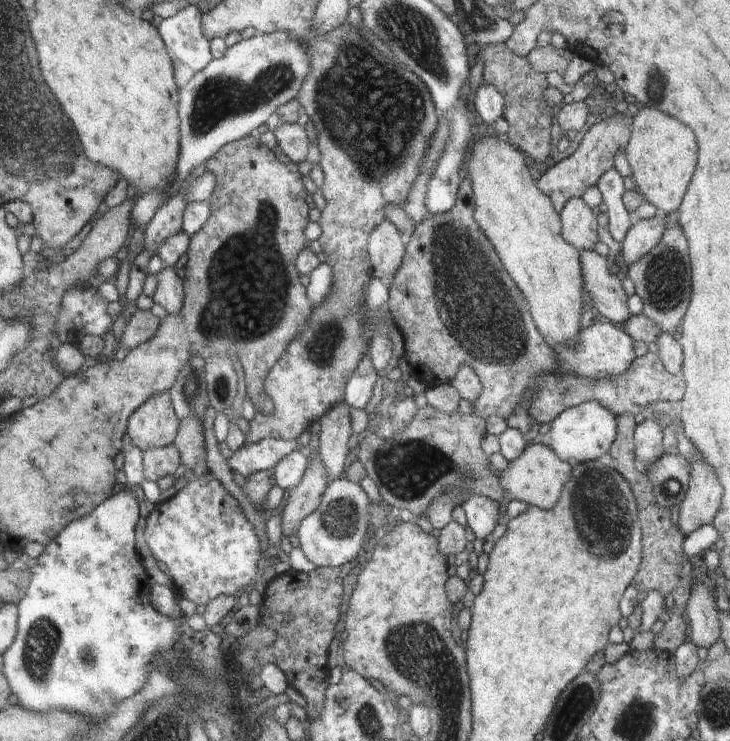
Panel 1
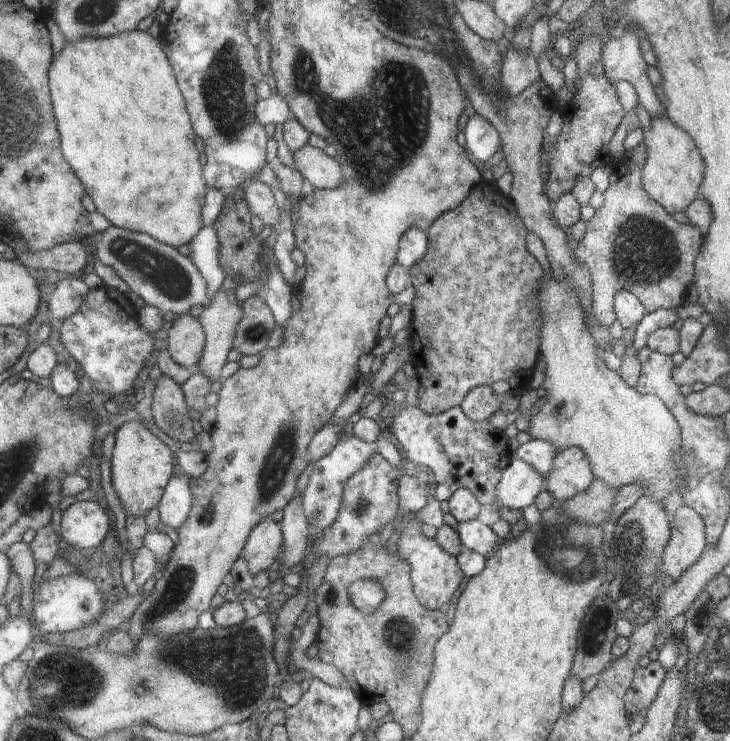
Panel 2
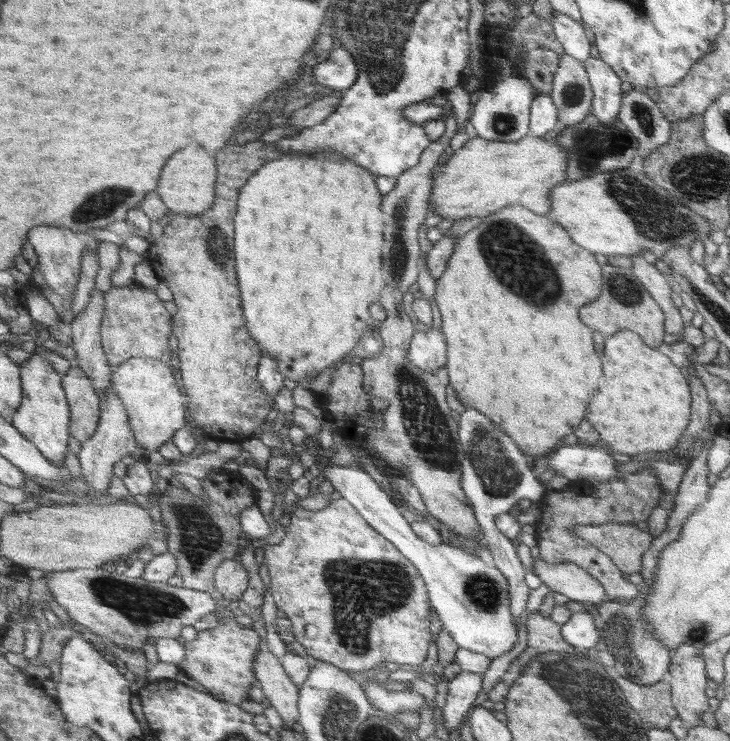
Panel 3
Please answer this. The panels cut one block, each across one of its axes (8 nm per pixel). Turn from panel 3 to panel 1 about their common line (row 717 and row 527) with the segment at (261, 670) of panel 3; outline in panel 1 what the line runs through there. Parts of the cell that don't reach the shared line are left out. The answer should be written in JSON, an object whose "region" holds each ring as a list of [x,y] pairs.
{"region":[[[309,454],[306,456],[308,466],[300,484],[288,491],[284,499],[282,534],[286,538],[296,534],[302,520],[318,508],[322,494],[326,492],[328,486],[328,472],[320,456],[314,460],[309,458]]]}

